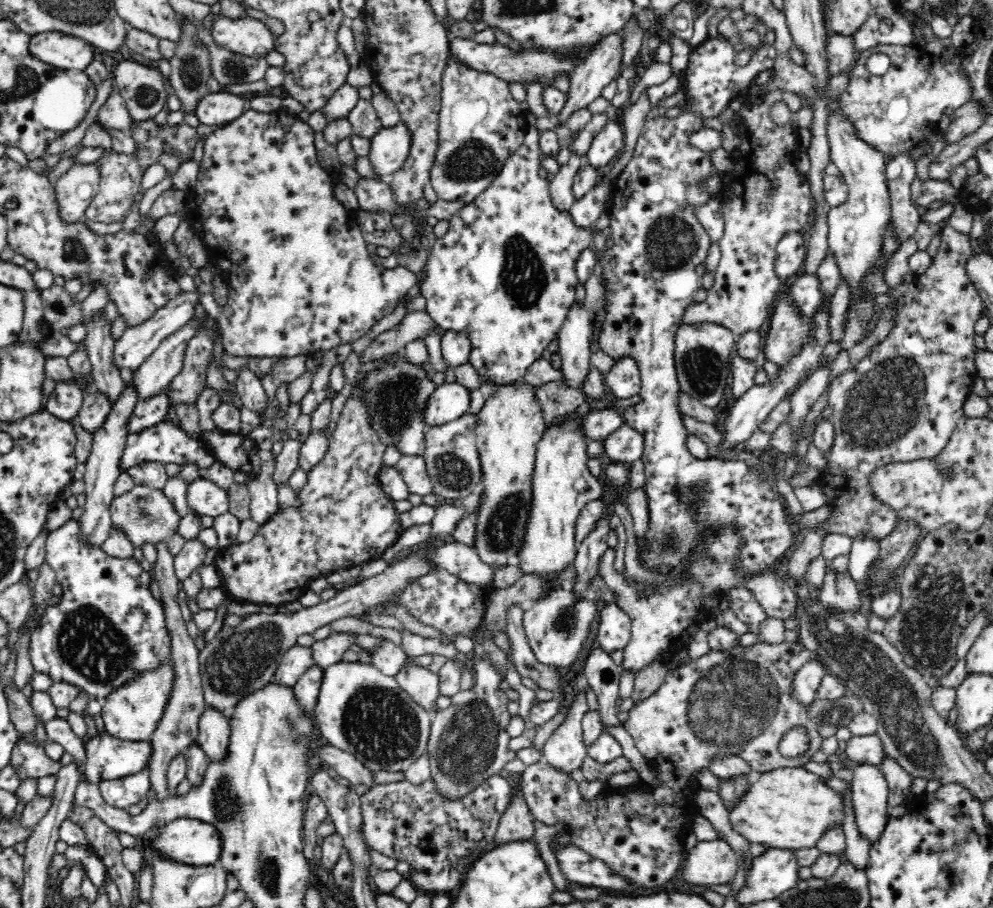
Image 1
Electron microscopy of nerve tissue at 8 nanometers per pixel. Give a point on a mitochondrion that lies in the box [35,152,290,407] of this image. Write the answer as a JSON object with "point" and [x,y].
{"point":[74,250]}

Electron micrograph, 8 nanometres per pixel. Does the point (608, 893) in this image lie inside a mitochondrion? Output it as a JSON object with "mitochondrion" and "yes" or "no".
{"mitochondrion":"no"}

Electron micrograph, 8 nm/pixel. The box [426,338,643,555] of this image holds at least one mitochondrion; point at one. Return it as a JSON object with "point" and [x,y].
{"point":[450,471]}

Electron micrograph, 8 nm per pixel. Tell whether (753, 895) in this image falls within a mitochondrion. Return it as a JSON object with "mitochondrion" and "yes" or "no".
{"mitochondrion":"no"}

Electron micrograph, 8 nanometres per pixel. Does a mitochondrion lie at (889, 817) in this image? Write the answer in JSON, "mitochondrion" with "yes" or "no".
{"mitochondrion":"no"}

